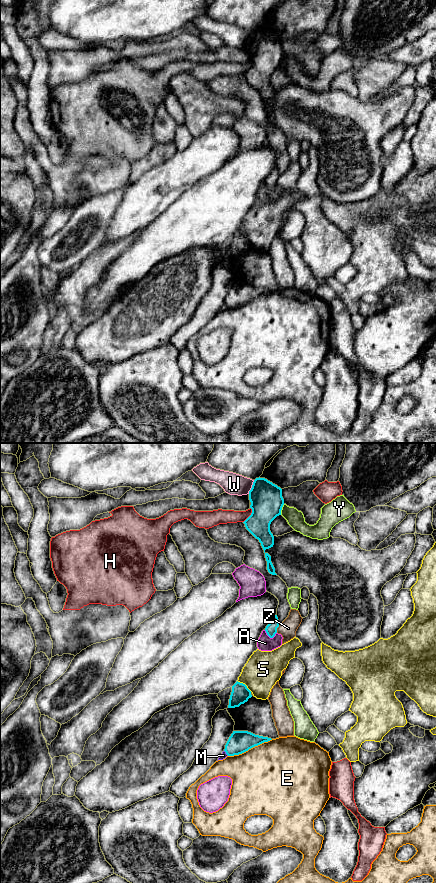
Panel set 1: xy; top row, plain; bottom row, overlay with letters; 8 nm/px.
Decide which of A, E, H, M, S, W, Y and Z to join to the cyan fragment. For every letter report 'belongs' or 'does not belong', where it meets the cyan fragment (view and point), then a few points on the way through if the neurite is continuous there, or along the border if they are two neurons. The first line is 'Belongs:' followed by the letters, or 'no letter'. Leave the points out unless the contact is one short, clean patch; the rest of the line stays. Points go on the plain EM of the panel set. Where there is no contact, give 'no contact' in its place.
Belongs: no letter
A: does not belong | xy (270, 189)
E: does not belong | xy (250, 300)
H: does not belong | xy (250, 67)
M: does not belong | xy (226, 305) | along xy (224, 302), (228, 307)
S: does not belong | xy (244, 236)
W: does not belong | xy (252, 39) | along xy (254, 32), (248, 45)
Y: does not belong | xy (281, 61) | along xy (284, 56), (280, 66)
Z: does not belong | xy (277, 179)

